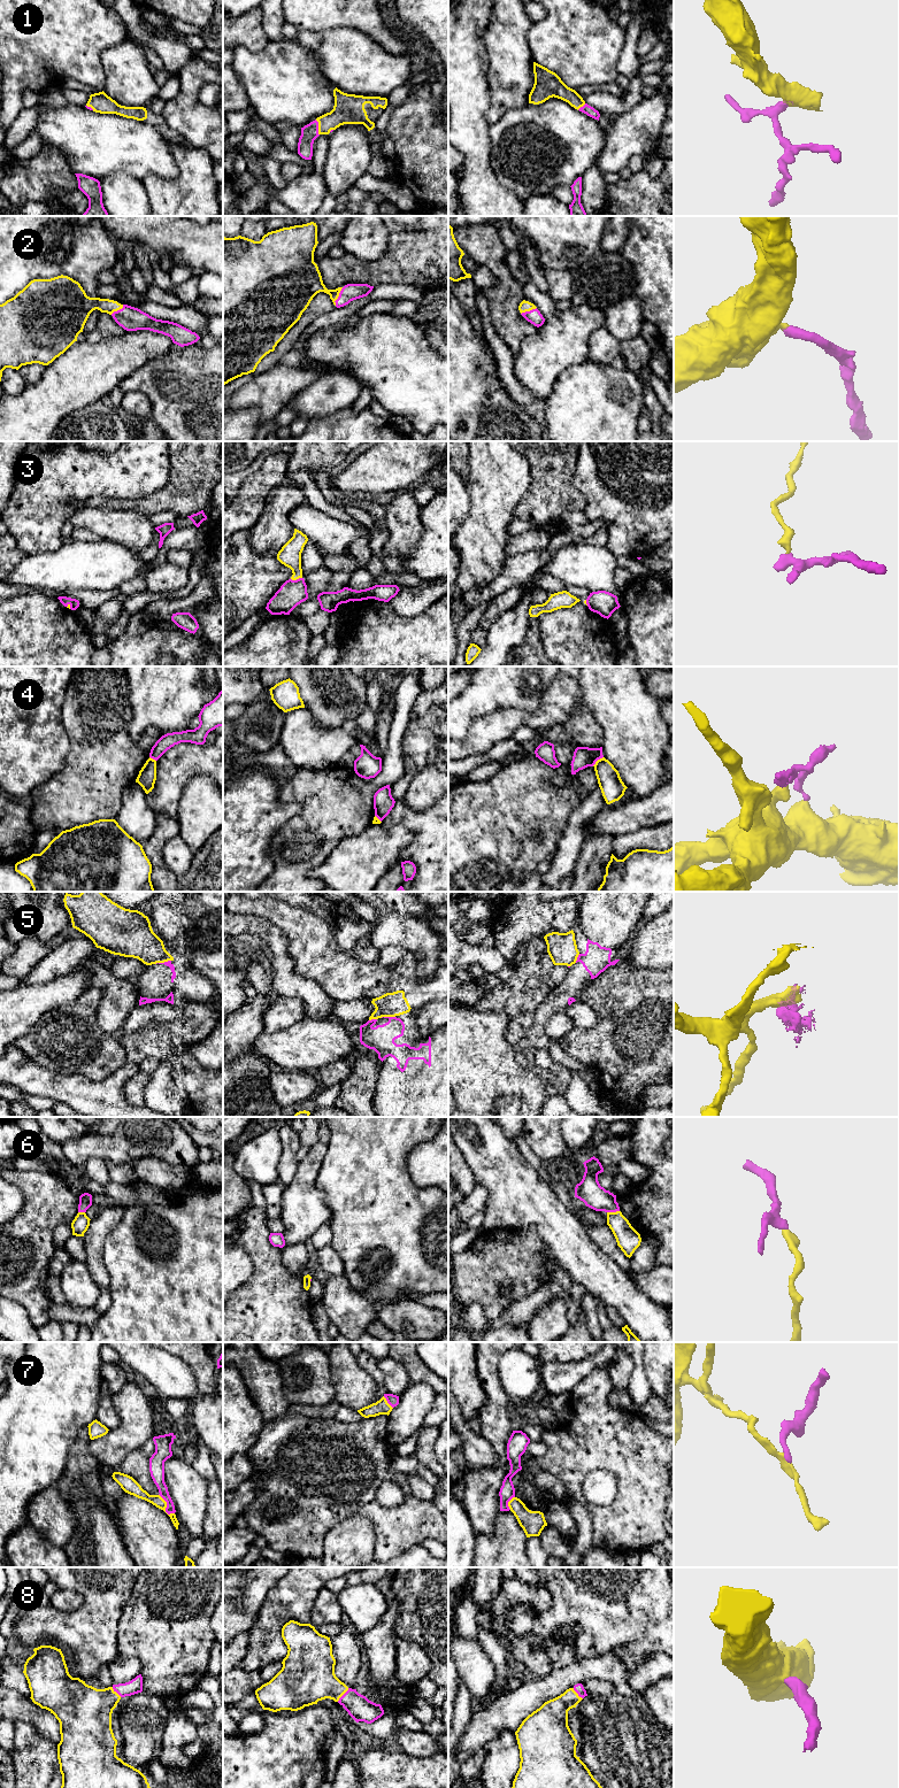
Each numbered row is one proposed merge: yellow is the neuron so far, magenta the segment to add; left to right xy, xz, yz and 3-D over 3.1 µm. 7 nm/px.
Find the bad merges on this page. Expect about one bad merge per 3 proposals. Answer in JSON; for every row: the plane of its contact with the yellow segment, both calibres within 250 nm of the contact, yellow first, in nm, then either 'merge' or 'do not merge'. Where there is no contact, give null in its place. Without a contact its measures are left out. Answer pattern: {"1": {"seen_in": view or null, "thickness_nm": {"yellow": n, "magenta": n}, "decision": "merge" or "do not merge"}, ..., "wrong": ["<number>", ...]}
{"1": {"seen_in": "xz", "thickness_nm": {"yellow": 200, "magenta": 120}, "decision": "merge"}, "2": {"seen_in": "xz", "thickness_nm": {"yellow": 220, "magenta": 120}, "decision": "merge"}, "3": {"seen_in": "xz", "thickness_nm": {"yellow": 160, "magenta": 180}, "decision": "merge"}, "4": {"seen_in": "yz", "thickness_nm": {"yellow": 170, "magenta": 140}, "decision": "do not merge"}, "5": {"seen_in": "xy", "thickness_nm": {"yellow": 260, "magenta": 40}, "decision": "do not merge"}, "6": {"seen_in": "yz", "thickness_nm": {"yellow": 170, "magenta": 170}, "decision": "merge"}, "7": {"seen_in": "xy", "thickness_nm": {"yellow": 90, "magenta": 100}, "decision": "do not merge"}, "8": {"seen_in": "xz", "thickness_nm": {"yellow": 320, "magenta": 170}, "decision": "merge"}, "wrong": ["4", "5", "7"]}

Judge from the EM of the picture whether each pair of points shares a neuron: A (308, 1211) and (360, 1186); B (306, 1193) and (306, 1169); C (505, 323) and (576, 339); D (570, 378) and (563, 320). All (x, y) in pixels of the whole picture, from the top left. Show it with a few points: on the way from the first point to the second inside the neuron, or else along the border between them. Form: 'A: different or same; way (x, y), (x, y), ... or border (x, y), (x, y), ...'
A: different; border (315, 1178), (331, 1214), (329, 1223)
B: same; way (306, 1187), (306, 1174)
C: different; border (538, 328), (522, 340), (520, 351)
D: different; border (588, 359), (568, 365), (559, 375), (553, 387)

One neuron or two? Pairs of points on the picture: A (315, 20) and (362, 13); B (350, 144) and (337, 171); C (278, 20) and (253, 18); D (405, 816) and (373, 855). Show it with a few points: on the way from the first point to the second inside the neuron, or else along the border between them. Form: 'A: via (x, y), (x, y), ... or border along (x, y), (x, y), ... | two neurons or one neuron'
A: via (327, 13), (351, 13) | one neuron
B: via (348, 151), (348, 158), (344, 164) | one neuron
C: border along (261, 12), (261, 25), (270, 39) | two neurons
D: border along (379, 824), (404, 825), (414, 838) | two neurons

